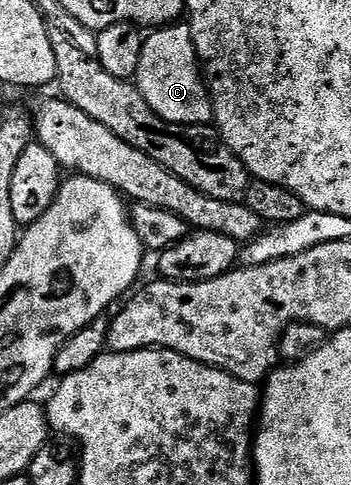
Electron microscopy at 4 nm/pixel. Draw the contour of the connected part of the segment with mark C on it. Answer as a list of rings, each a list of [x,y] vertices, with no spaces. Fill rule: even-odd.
[[[189,25],[160,26],[145,35],[136,85],[146,103],[164,120],[189,126],[200,126],[214,121],[214,105],[210,102],[210,92],[200,69]]]

